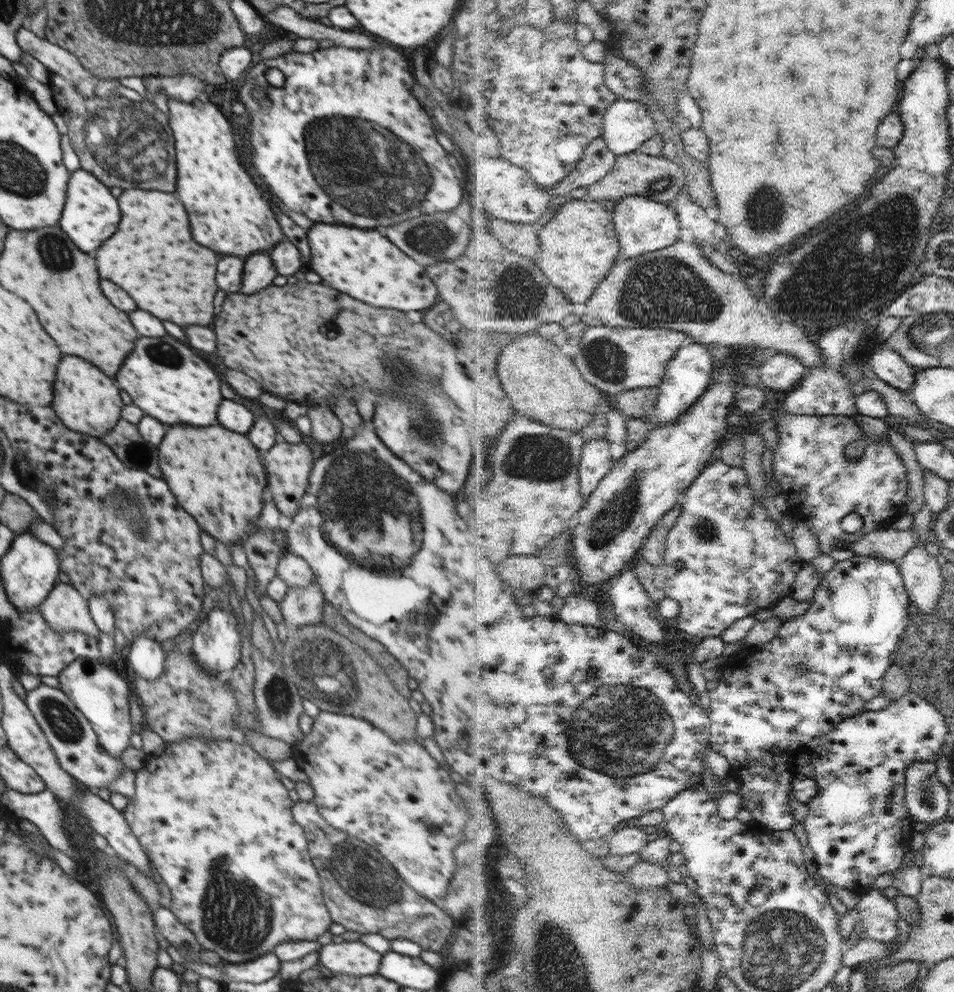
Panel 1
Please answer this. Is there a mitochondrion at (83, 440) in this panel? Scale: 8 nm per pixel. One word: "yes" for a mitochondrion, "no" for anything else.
no

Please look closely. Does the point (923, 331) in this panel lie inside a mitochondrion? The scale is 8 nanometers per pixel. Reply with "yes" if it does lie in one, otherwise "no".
yes

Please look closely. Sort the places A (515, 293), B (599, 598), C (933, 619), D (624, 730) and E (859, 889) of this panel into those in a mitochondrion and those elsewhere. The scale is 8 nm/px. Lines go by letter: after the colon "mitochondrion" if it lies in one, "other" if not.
A: mitochondrion
B: other
C: mitochondrion
D: mitochondrion
E: other

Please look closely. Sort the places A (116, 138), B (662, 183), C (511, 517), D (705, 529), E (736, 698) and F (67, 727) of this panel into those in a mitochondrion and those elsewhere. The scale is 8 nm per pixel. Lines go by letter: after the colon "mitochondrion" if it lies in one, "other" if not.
A: mitochondrion
B: mitochondrion
C: other
D: mitochondrion
E: other
F: mitochondrion

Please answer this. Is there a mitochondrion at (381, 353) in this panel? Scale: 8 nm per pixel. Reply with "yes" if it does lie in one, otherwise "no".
yes

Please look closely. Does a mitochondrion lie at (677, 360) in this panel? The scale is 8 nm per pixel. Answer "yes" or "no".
no

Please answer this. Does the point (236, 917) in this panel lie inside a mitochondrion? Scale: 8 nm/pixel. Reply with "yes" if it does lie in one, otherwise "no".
yes

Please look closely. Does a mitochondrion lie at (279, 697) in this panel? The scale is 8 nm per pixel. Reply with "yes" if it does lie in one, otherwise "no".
yes

